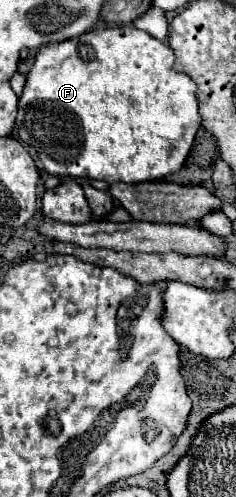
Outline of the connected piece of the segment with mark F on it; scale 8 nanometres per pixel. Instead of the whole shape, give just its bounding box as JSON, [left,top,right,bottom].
[17,24,201,184]

